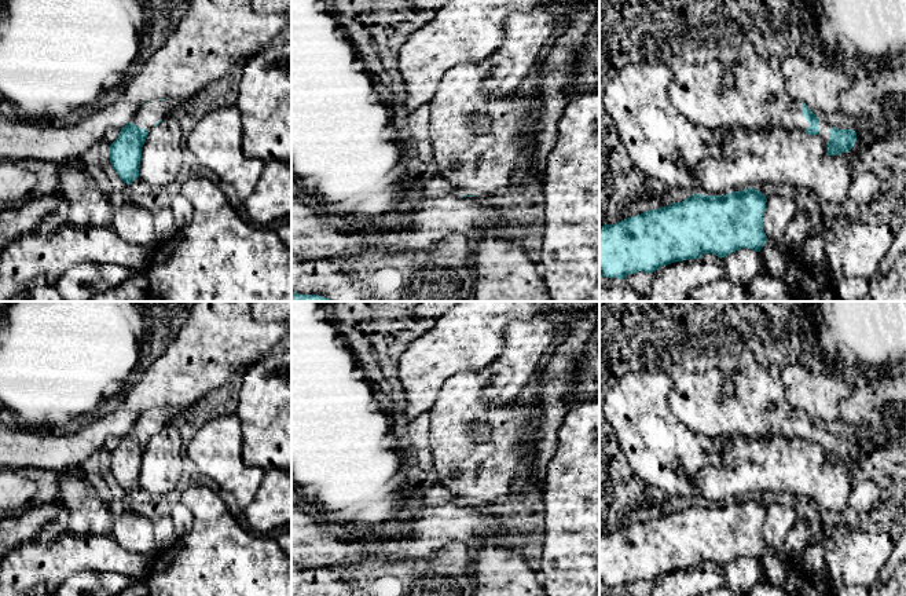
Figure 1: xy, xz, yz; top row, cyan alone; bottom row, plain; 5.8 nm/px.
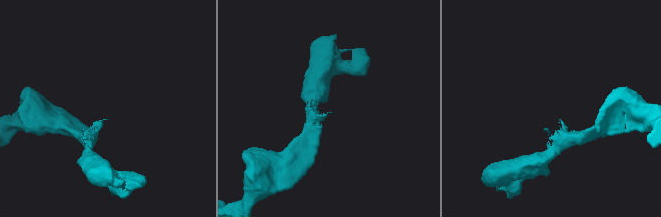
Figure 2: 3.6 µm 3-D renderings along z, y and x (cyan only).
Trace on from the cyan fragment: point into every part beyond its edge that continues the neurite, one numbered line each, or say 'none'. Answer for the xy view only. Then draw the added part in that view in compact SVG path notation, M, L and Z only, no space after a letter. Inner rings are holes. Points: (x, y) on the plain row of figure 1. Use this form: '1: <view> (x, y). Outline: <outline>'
1: xy (150, 421). Outline: M165 407L146 412L132 428L133 434L147 440L162 427L170 423L180 423L191 417L190 409Z

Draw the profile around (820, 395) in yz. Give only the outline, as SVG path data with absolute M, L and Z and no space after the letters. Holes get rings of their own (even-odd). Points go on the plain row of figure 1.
M782 358L775 370L784 385L786 402L804 410L817 425L840 420L840 403L857 395L844 379L843 370L817 373L803 366L797 358Z

